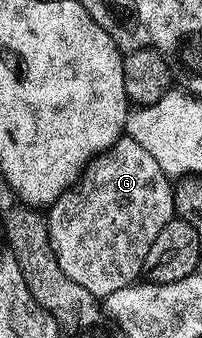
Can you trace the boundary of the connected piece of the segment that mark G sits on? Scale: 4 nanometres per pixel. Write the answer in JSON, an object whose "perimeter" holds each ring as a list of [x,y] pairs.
{"perimeter":[[[126,135],[116,140],[47,209],[48,238],[66,278],[97,298],[137,283],[154,238],[174,218],[173,191],[173,181],[147,150]]]}

